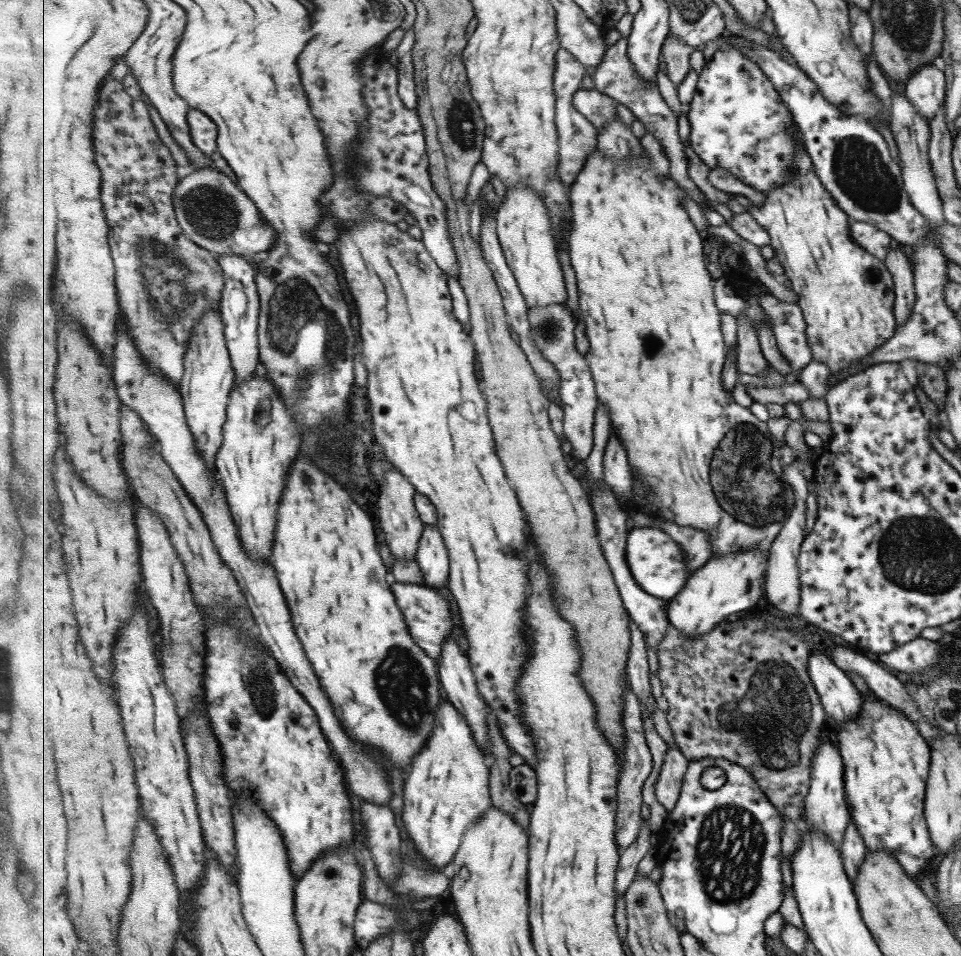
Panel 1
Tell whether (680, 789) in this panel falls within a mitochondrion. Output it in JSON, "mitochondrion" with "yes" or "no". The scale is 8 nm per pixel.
{"mitochondrion":"no"}

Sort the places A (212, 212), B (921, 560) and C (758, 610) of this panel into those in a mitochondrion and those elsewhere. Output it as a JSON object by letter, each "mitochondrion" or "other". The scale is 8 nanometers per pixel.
{"A":"mitochondrion","B":"mitochondrion","C":"other"}

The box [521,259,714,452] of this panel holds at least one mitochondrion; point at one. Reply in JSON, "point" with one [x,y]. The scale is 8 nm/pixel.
{"point":[547,328]}

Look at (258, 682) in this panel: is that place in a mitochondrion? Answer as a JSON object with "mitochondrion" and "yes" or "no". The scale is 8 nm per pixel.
{"mitochondrion":"yes"}

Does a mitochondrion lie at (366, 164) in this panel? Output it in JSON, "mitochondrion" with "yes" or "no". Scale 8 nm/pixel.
{"mitochondrion":"yes"}

